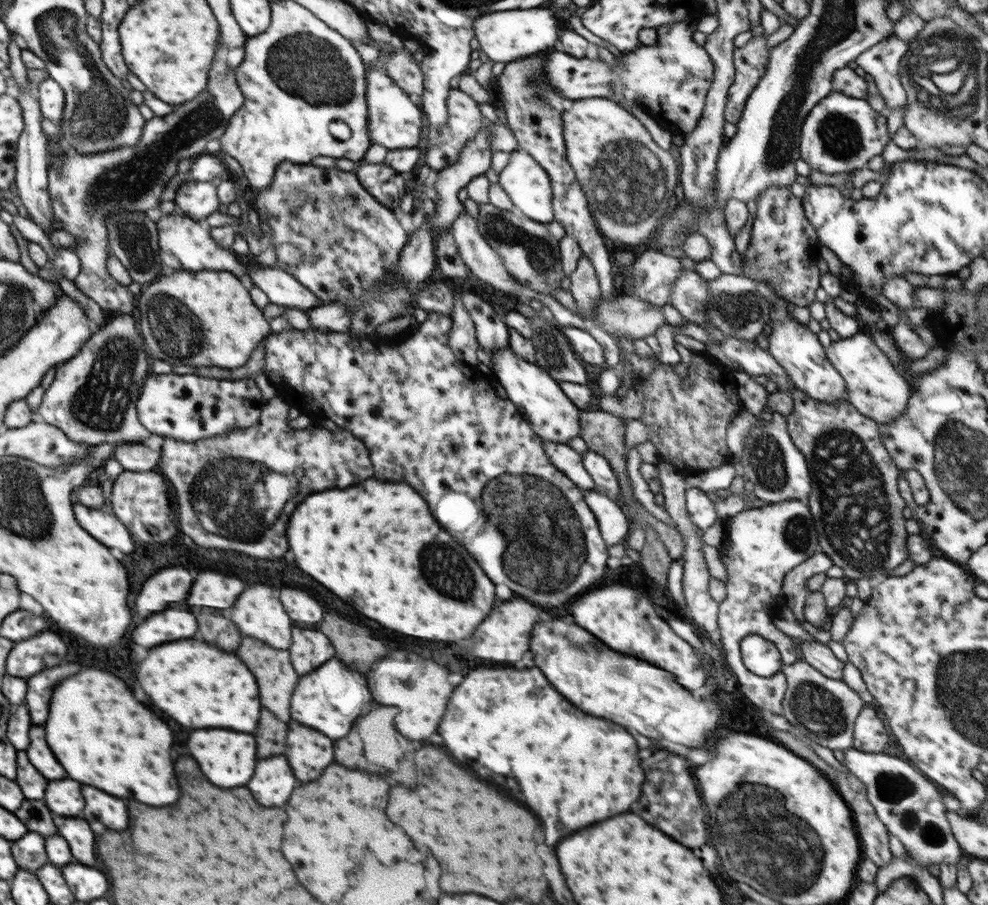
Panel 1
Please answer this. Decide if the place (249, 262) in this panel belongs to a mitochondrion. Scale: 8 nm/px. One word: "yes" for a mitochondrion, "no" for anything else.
no

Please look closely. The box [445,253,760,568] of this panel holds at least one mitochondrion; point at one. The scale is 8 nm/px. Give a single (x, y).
(551, 351)

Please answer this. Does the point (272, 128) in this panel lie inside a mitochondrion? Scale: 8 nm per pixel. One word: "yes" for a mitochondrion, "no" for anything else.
no

